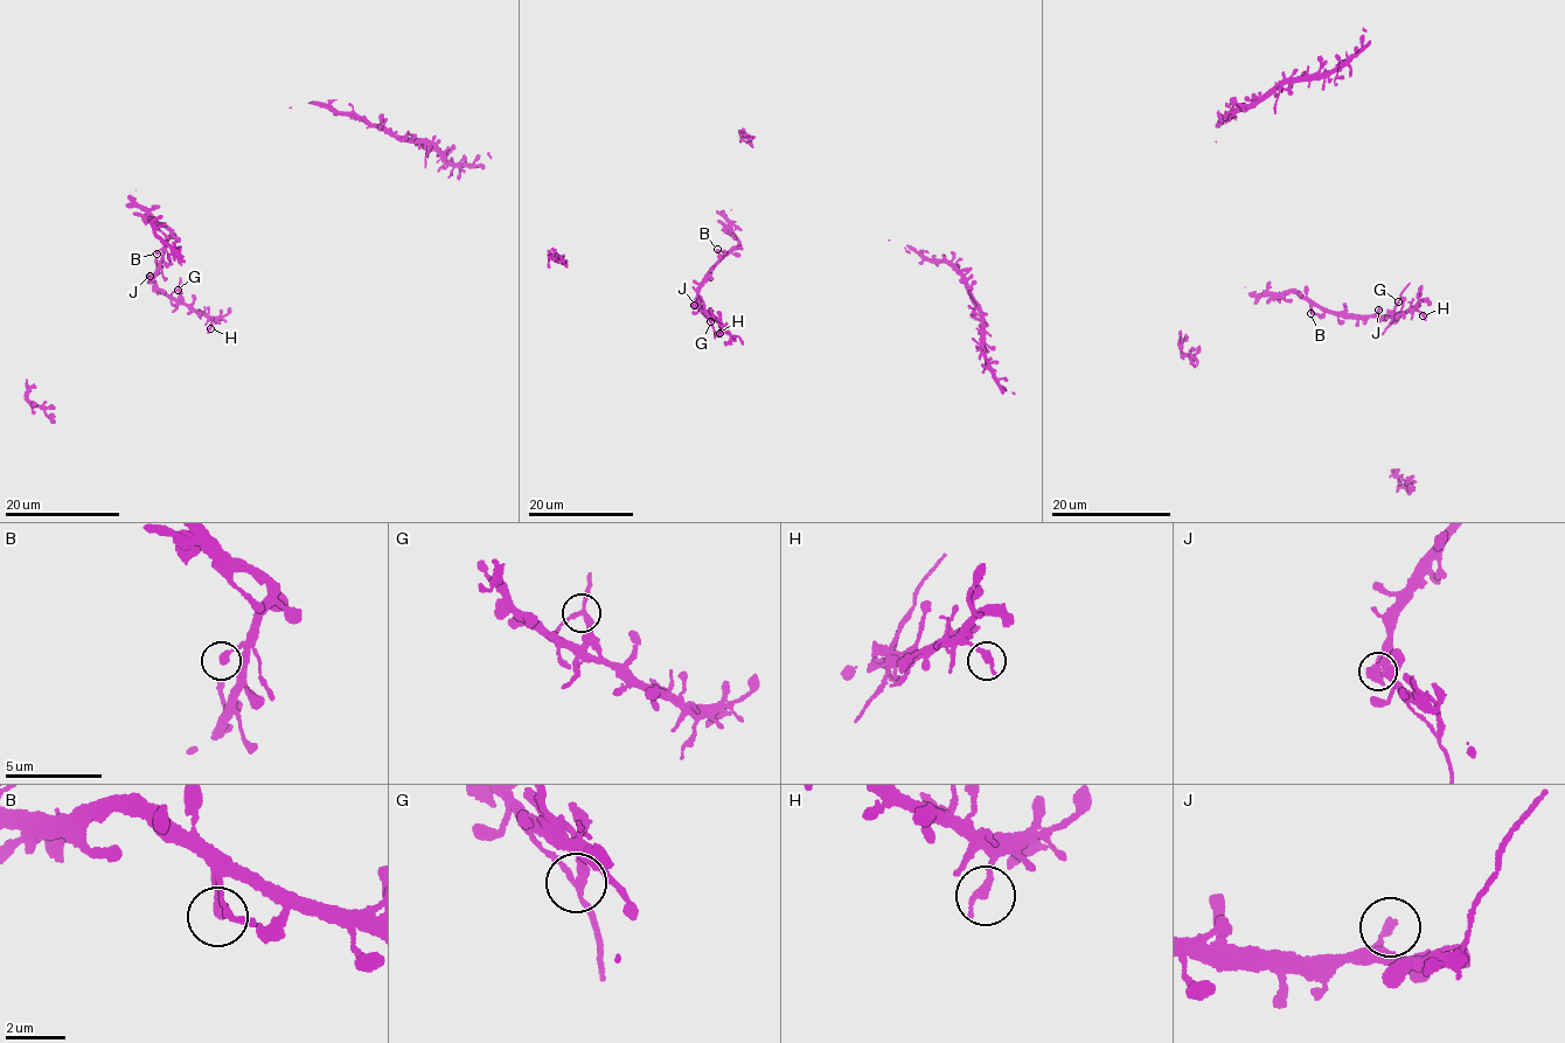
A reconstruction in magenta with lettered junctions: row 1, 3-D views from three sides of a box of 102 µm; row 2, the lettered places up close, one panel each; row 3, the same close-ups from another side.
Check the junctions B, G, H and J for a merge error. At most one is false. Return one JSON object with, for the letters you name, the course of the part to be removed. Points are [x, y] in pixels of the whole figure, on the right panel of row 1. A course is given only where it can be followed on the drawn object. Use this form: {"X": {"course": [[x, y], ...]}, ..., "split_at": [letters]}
{"G": {"course": [[1398, 301], [1391, 324], [1382, 335]]}, "split_at": ["G"]}

